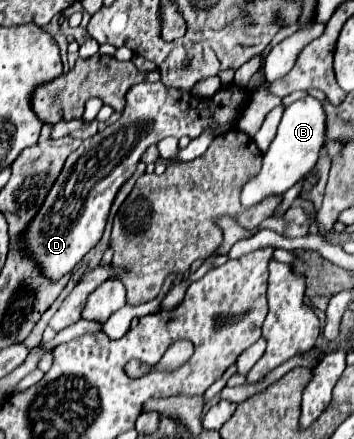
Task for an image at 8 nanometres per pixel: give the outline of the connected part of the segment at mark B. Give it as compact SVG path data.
M308 95L286 107L282 121L278 125L276 139L270 145L270 149L264 153L264 163L260 173L254 179L250 179L242 189L242 205L250 207L268 195L286 193L296 181L306 177L306 173L310 173L316 167L324 143L326 143L326 115L318 99Z

